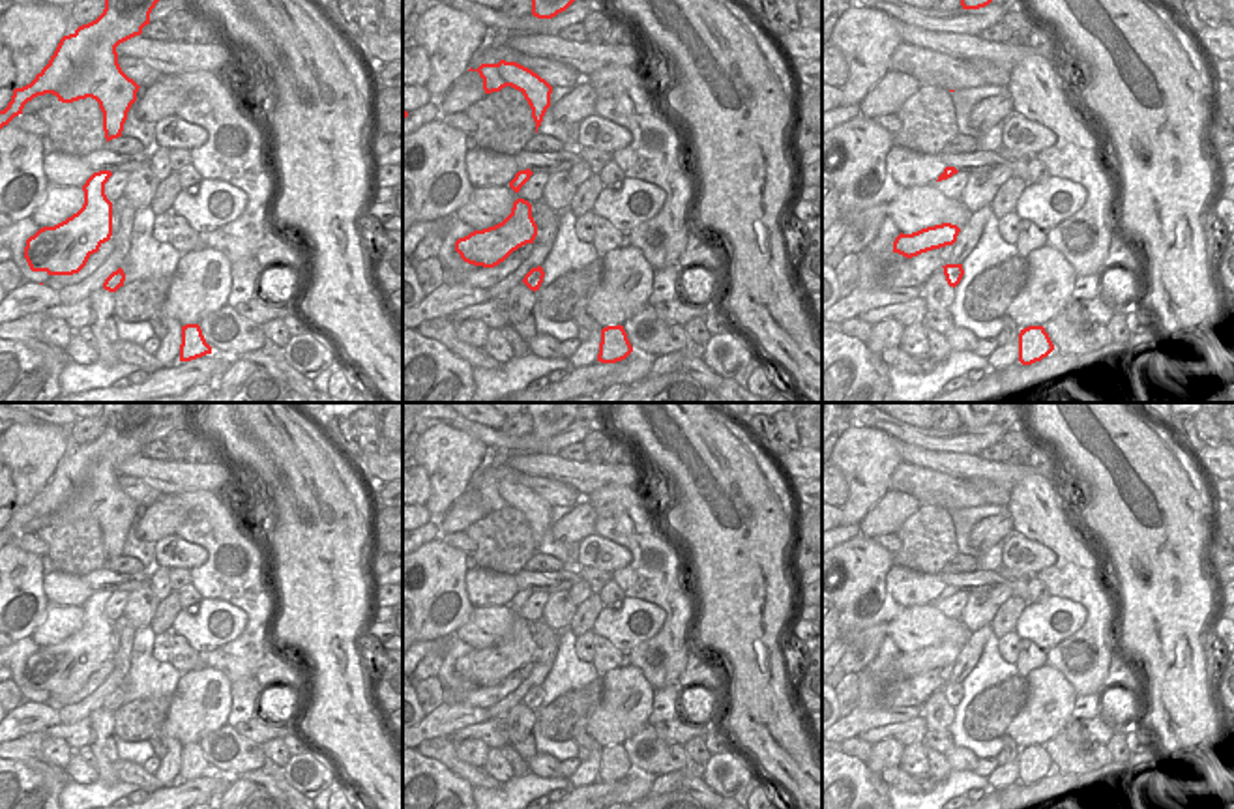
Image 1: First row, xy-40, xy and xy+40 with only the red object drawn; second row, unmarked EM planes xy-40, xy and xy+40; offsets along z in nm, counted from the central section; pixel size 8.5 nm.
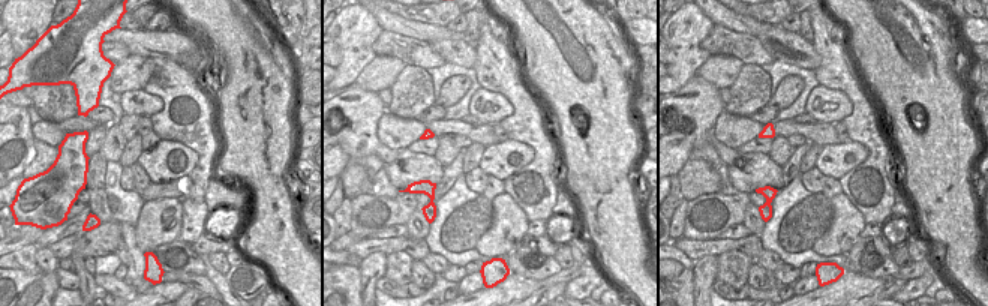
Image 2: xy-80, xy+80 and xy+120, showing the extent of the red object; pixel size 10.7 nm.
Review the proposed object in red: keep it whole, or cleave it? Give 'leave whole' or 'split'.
leave whole

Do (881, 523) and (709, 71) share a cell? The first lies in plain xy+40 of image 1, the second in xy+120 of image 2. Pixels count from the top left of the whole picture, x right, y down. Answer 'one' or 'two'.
one

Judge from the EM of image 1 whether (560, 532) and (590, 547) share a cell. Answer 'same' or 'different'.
different

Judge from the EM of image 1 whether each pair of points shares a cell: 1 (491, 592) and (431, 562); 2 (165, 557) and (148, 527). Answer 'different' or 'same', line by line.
1: different
2: different

